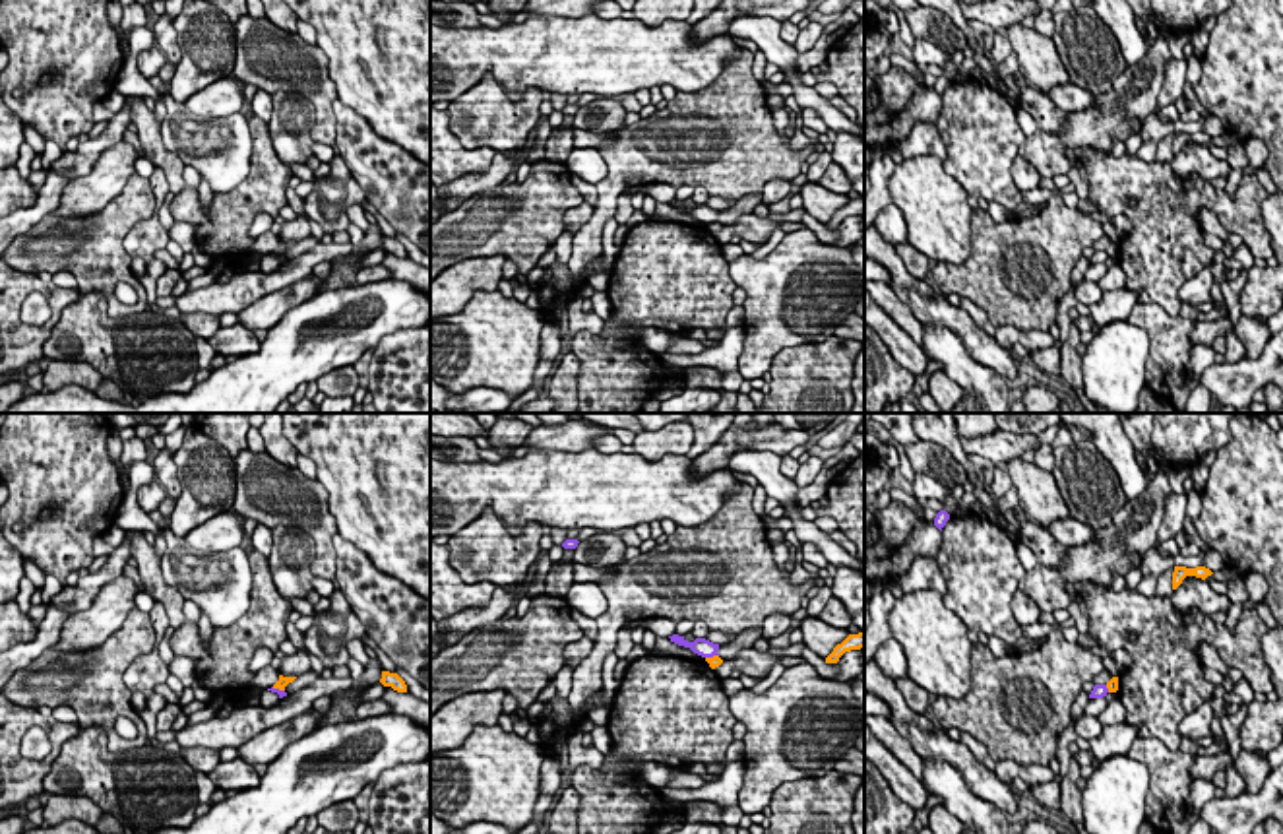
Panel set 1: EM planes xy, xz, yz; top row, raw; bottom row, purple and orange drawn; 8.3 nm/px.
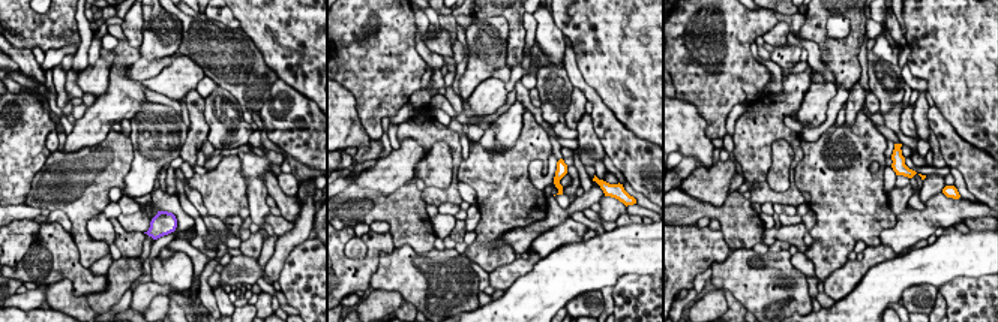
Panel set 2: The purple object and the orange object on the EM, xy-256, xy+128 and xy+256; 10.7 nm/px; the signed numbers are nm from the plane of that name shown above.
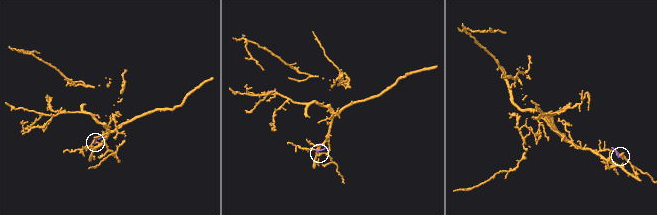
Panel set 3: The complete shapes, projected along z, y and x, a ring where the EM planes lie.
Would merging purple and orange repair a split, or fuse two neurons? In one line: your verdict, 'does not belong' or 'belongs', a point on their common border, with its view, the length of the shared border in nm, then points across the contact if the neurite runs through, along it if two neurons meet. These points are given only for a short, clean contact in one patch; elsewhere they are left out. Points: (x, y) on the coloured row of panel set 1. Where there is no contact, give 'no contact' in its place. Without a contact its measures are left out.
does not belong; meets purple in xz at (712, 656); contact 120 nm long; border along xz (718, 654), (706, 658)

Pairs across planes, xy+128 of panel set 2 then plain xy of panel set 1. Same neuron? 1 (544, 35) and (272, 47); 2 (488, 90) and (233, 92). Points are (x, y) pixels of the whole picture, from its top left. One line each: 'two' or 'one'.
1: two
2: one

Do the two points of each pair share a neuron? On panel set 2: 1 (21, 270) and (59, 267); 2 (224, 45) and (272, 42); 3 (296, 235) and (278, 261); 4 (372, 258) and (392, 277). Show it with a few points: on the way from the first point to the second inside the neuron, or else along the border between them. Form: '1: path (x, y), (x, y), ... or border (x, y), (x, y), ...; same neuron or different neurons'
1: path (30, 268), (50, 267); same neuron
2: border (239, 27), (275, 74); different neurons
3: path (290, 241), (279, 255); same neuron
4: border (395, 247), (380, 253), (369, 288); different neurons

